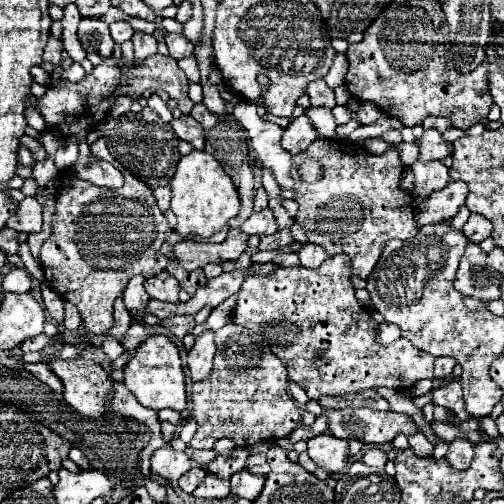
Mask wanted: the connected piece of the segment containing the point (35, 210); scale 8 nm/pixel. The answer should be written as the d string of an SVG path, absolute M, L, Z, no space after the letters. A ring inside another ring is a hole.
M26 197L20 201L16 213L8 219L6 227L14 231L24 233L36 233L42 229L42 205L36 201L36 197Z

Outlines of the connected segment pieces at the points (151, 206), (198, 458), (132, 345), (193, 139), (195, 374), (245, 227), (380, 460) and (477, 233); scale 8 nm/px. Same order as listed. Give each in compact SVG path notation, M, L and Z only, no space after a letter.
M113 157L110 163L122 172L125 179L124 185L114 191L96 187L92 183L82 183L82 179L72 175L72 171L66 171L58 179L58 201L56 213L52 217L52 235L44 241L40 249L40 263L46 275L46 283L52 285L66 301L76 305L80 311L84 331L78 333L78 343L86 347L92 345L88 343L88 335L102 335L106 329L112 329L112 305L116 295L128 285L128 281L134 275L144 275L146 279L150 275L158 275L168 263L168 257L162 253L168 221L158 209L152 189L146 183L140 183L140 179L144 177L138 175L136 179L136 173L132 177L132 171L122 167Z
M186 449L186 453L190 455L190 459L196 463L196 465L202 465L202 467L206 467L208 463L210 463L210 459L214 459L218 453L216 451L212 451L212 449L208 449L208 451L198 451L198 449Z
M132 321L132 325L130 325L126 337L120 339L120 343L122 343L124 349L136 349L136 347L146 339L146 337L148 337L146 327L144 327L142 323L138 323L138 321Z
M182 115L178 119L172 119L170 125L172 125L174 133L178 135L178 139L192 143L194 149L204 149L204 129L190 115Z
M206 331L204 335L198 337L198 341L194 343L194 347L188 353L188 369L190 369L190 379L196 381L204 381L210 377L212 373L212 359L216 355L216 347L214 347L214 333Z
M264 209L264 211L258 211L258 213L252 213L240 227L240 231L244 231L246 235L272 235L278 231L278 225L276 225L276 219L272 215L270 209Z
M370 447L370 449L366 449L366 451L364 451L362 461L364 461L366 465L370 465L372 469L382 471L382 469L384 469L384 465L386 465L386 461L388 461L388 457L386 457L386 453L384 453L384 451L380 451L378 447Z
M472 213L470 219L466 221L466 225L462 227L464 235L472 241L472 243L482 243L486 237L490 237L492 231L492 223L488 223L486 217Z

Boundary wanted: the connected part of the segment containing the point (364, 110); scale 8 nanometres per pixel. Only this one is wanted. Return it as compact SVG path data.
M362 103L356 115L358 115L358 121L360 121L362 125L370 125L370 123L374 123L374 121L382 115L382 111L380 111L380 107L376 107L374 103Z

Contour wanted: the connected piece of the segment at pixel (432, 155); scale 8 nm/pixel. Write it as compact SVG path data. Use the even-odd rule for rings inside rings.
M424 131L424 135L420 139L416 139L418 143L418 149L420 149L420 155L418 155L418 161L426 163L426 161L434 161L434 159L444 159L448 157L448 145L444 139L442 139L442 133L438 131Z

